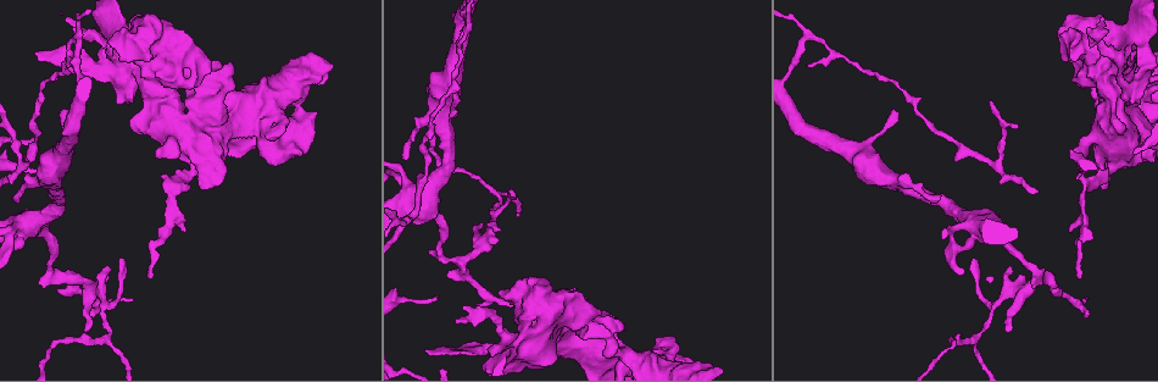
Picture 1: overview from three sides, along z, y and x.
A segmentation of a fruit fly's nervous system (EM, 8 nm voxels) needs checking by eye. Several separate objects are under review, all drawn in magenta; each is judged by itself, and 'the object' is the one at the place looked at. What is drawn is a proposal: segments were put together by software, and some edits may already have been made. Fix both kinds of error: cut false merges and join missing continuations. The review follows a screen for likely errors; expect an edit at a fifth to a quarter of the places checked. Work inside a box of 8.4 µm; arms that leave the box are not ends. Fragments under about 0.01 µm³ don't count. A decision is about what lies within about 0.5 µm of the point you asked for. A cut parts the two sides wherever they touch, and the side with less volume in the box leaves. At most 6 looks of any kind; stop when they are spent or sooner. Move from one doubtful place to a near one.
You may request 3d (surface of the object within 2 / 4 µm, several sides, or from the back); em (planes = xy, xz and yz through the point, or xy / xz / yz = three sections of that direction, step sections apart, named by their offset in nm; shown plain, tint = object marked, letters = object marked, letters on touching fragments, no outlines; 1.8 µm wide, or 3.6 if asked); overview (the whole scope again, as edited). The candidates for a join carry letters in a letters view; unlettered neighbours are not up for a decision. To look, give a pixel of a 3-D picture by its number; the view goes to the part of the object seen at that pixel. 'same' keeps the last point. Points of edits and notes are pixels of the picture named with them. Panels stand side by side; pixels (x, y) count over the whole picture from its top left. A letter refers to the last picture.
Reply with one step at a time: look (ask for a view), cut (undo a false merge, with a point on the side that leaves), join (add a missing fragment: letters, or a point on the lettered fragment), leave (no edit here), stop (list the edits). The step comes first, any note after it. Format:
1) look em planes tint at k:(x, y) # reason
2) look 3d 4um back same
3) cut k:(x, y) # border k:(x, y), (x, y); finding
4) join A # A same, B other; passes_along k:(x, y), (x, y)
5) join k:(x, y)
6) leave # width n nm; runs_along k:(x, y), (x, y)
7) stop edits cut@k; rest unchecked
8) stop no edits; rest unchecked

look em xz step 8 letters at 1:(275, 132) # stops while still wide

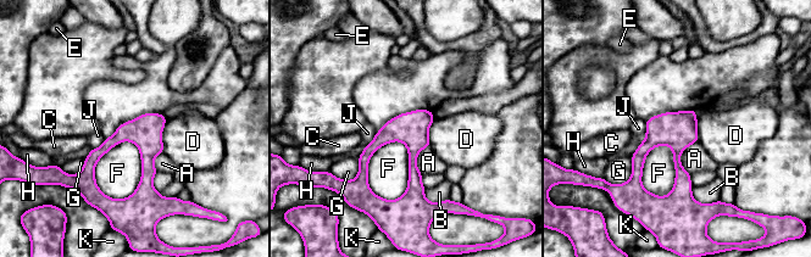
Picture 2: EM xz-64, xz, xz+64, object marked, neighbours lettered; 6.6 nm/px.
leave # longest_contact F 420 nm; A other, B other, C other, D other, E other, F other, G other, H other, J other, K other; runs_along 2:(426, 112), (400, 204); no lettered fragment goes on from it

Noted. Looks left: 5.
look 3d 4um at 1:(213, 81)

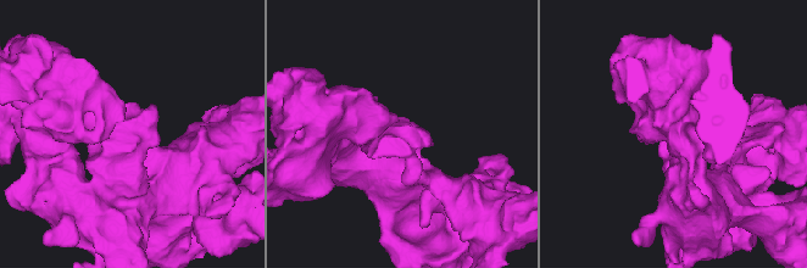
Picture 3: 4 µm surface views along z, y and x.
look em xy step 16 plain at 3:(130, 131) # now the EM

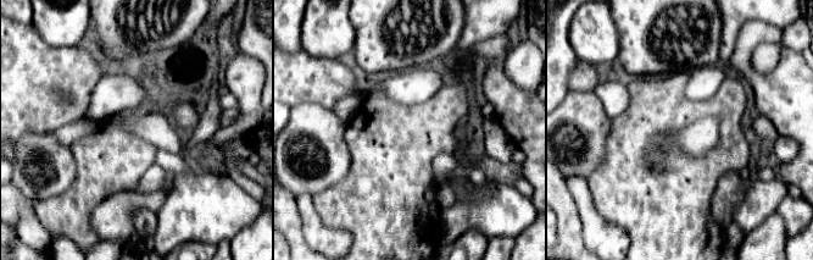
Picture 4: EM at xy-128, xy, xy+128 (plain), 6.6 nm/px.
look em xy step 16 letters same # what lies round it

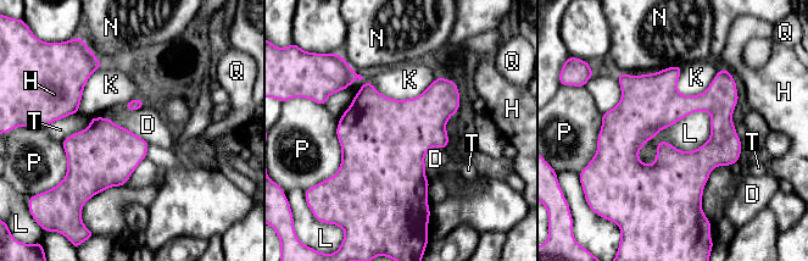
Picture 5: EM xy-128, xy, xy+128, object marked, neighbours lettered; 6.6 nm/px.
leave # width 130 nm; D other, H other, K other, L other, N other, P other, Q other, T other; border 5:(95, 116), (109, 117), (149, 144); one neuron here

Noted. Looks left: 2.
stop no edits; rest unchecked

